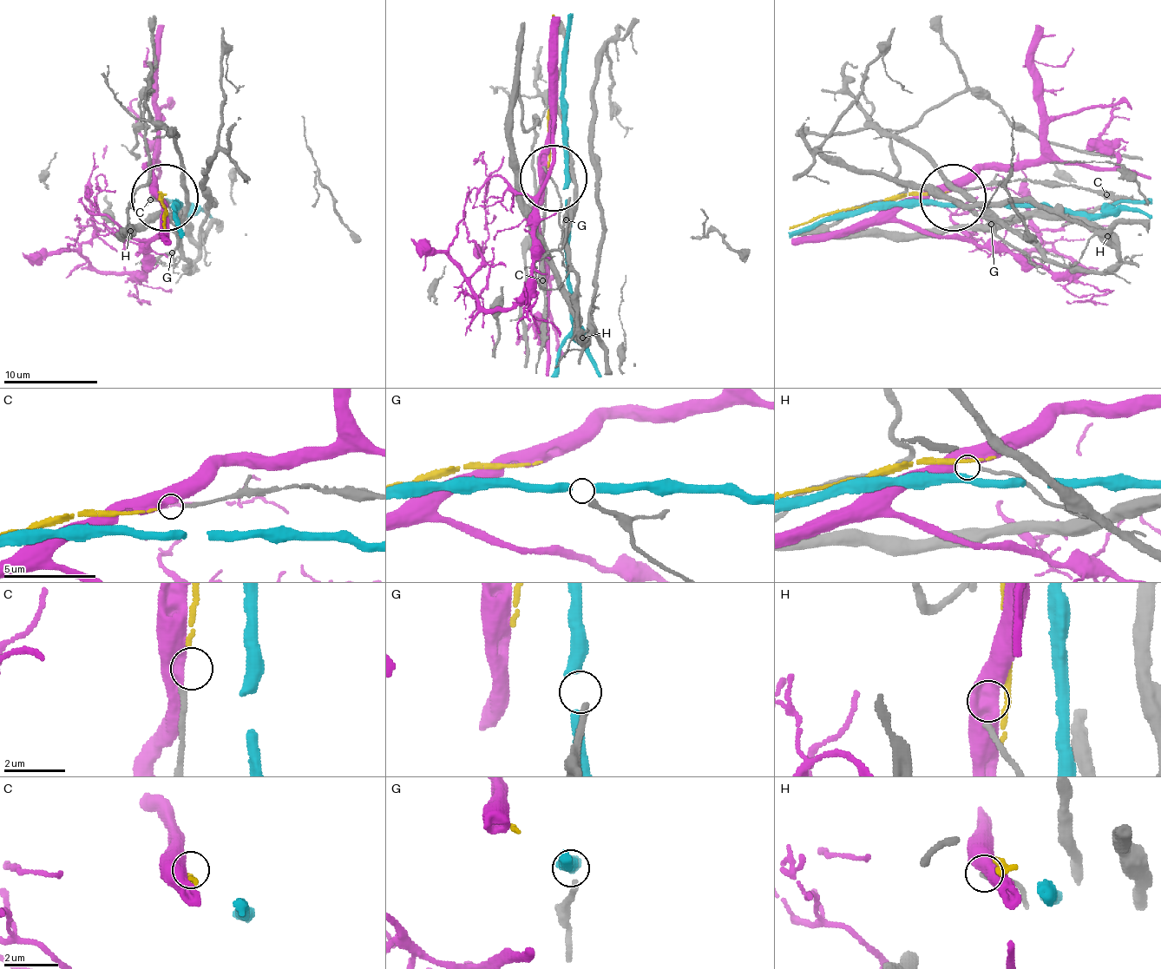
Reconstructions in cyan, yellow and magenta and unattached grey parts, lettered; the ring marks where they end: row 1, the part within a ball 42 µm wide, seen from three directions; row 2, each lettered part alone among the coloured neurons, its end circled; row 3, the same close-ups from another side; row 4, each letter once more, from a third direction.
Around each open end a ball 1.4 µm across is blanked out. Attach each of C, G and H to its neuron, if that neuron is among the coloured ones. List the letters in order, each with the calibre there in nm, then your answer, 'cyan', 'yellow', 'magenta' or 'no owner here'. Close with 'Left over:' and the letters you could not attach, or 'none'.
C: 180 nm thick; yellow
G: 220 nm thick; no owner here
H: 170 nm thick; no owner here
Left over: G, H

